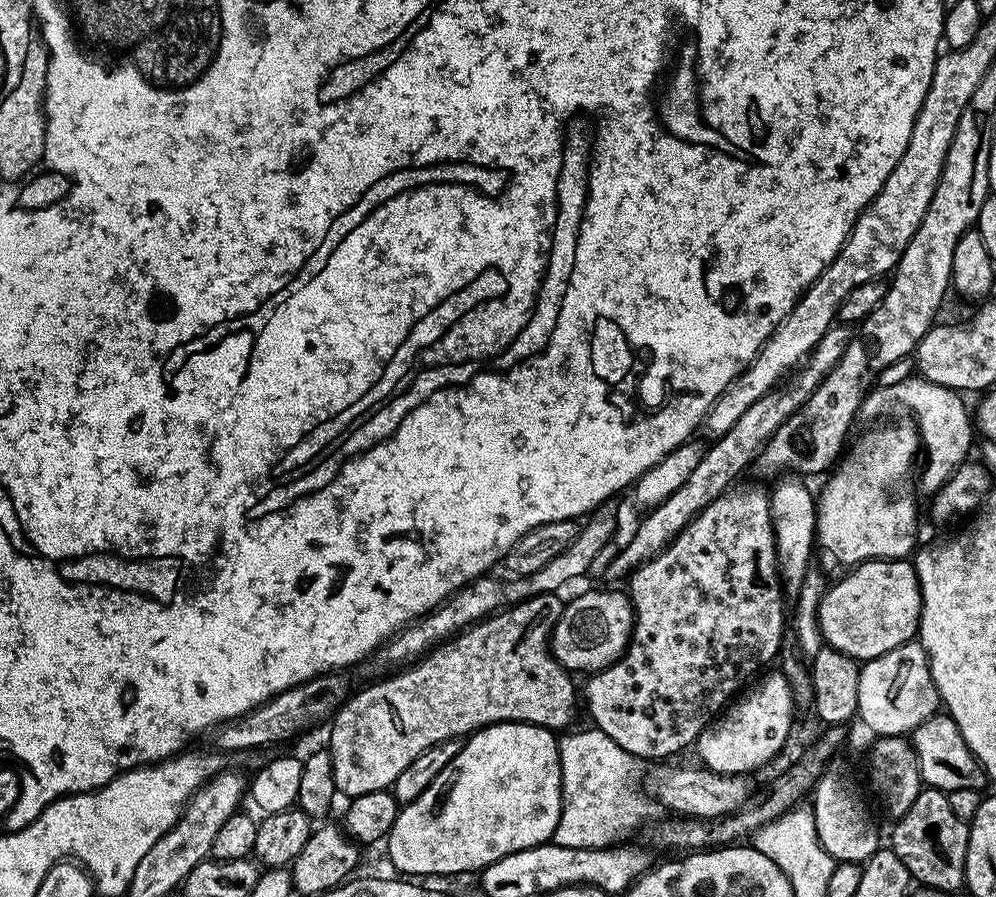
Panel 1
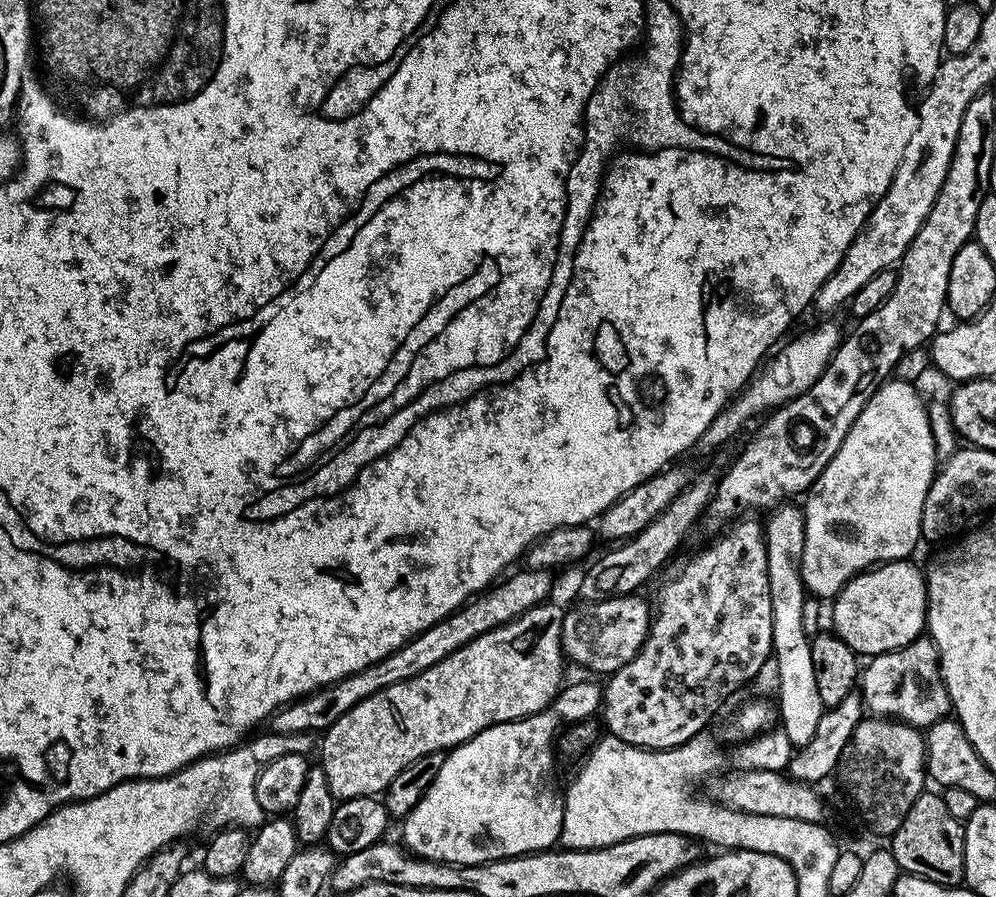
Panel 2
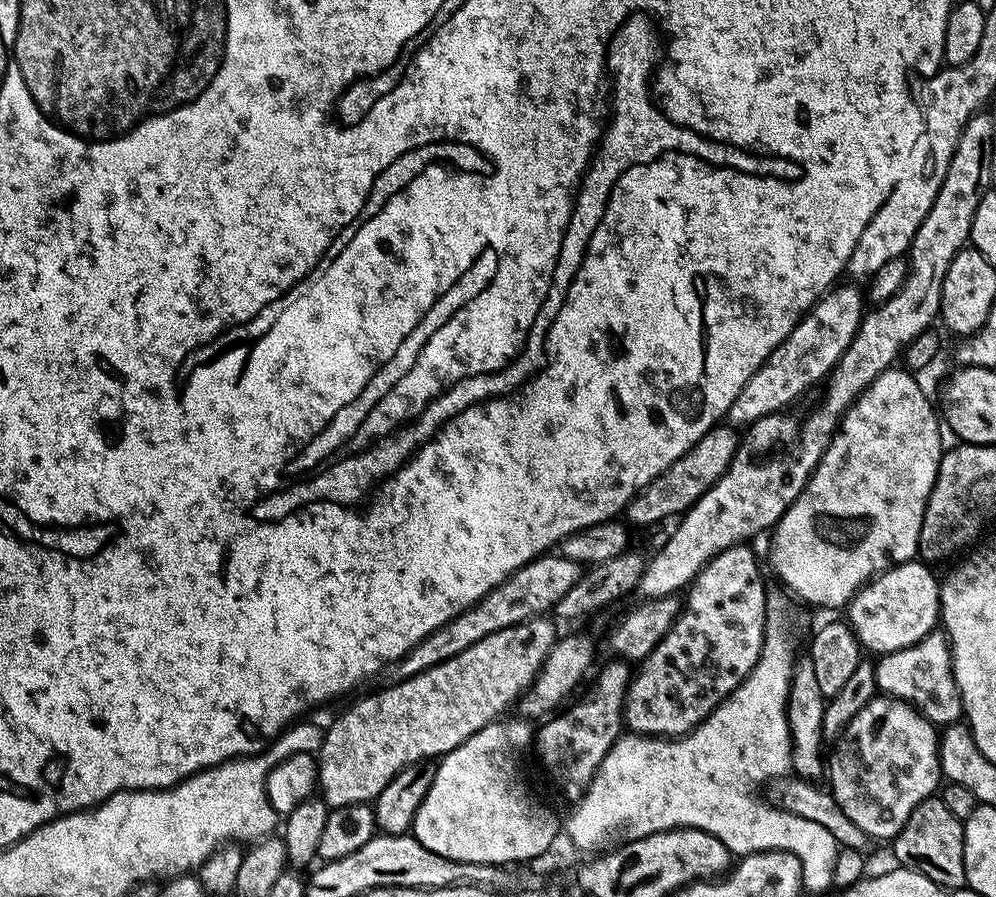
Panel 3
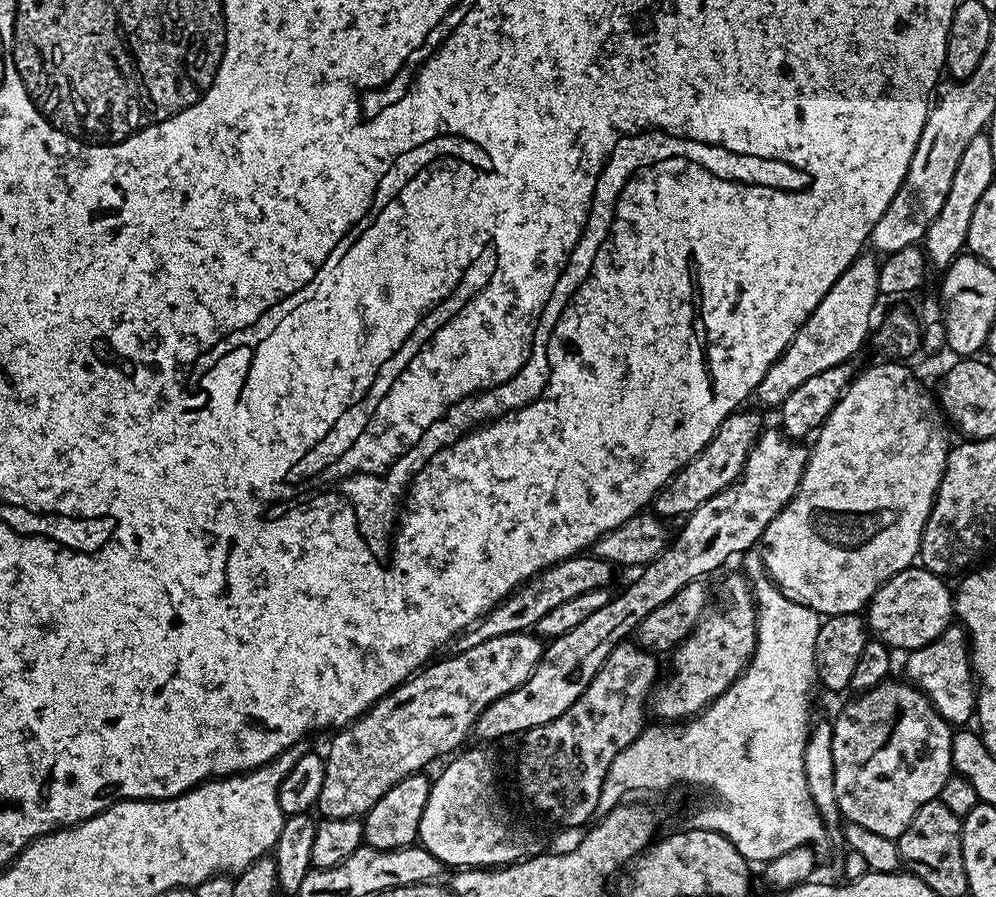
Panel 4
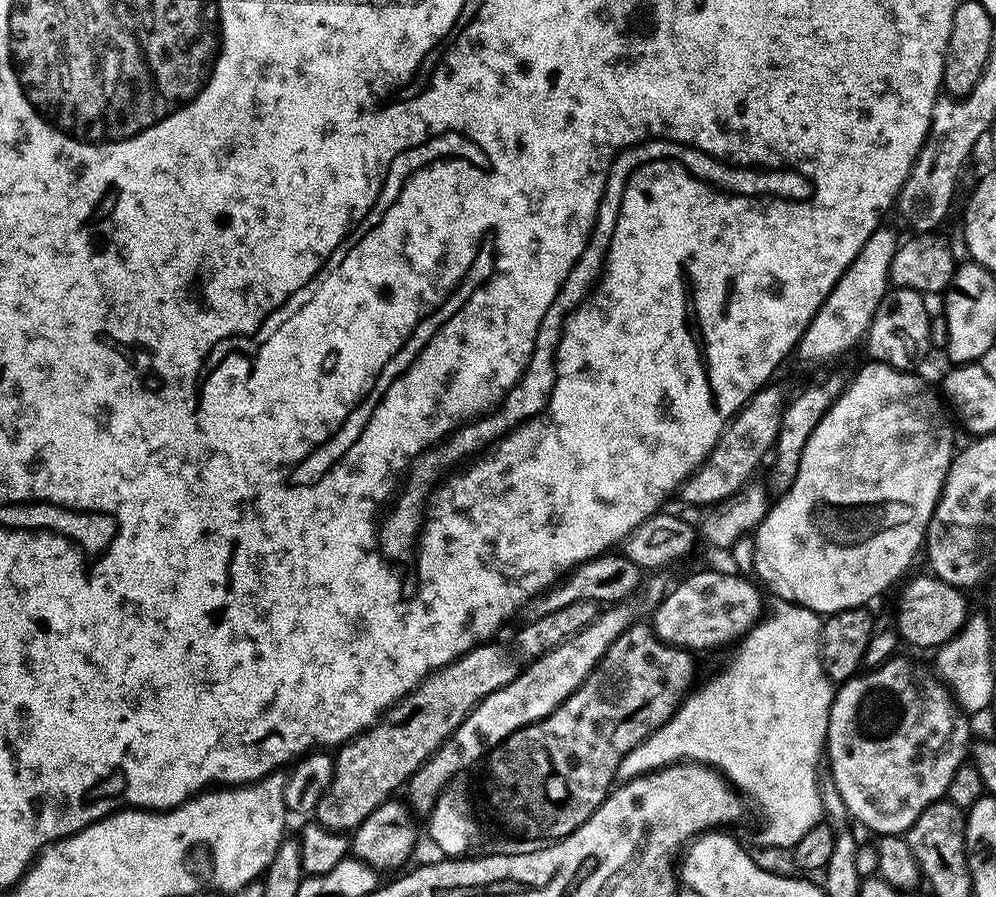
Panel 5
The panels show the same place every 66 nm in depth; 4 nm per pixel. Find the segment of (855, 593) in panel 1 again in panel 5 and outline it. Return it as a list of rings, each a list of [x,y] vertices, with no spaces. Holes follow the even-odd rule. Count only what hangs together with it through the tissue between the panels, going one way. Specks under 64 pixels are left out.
[[[931,574],[912,580],[904,588],[900,601],[896,604],[896,621],[894,627],[899,639],[916,648],[935,650],[946,643],[970,615],[968,604],[964,601],[965,593],[961,589],[937,580]]]

